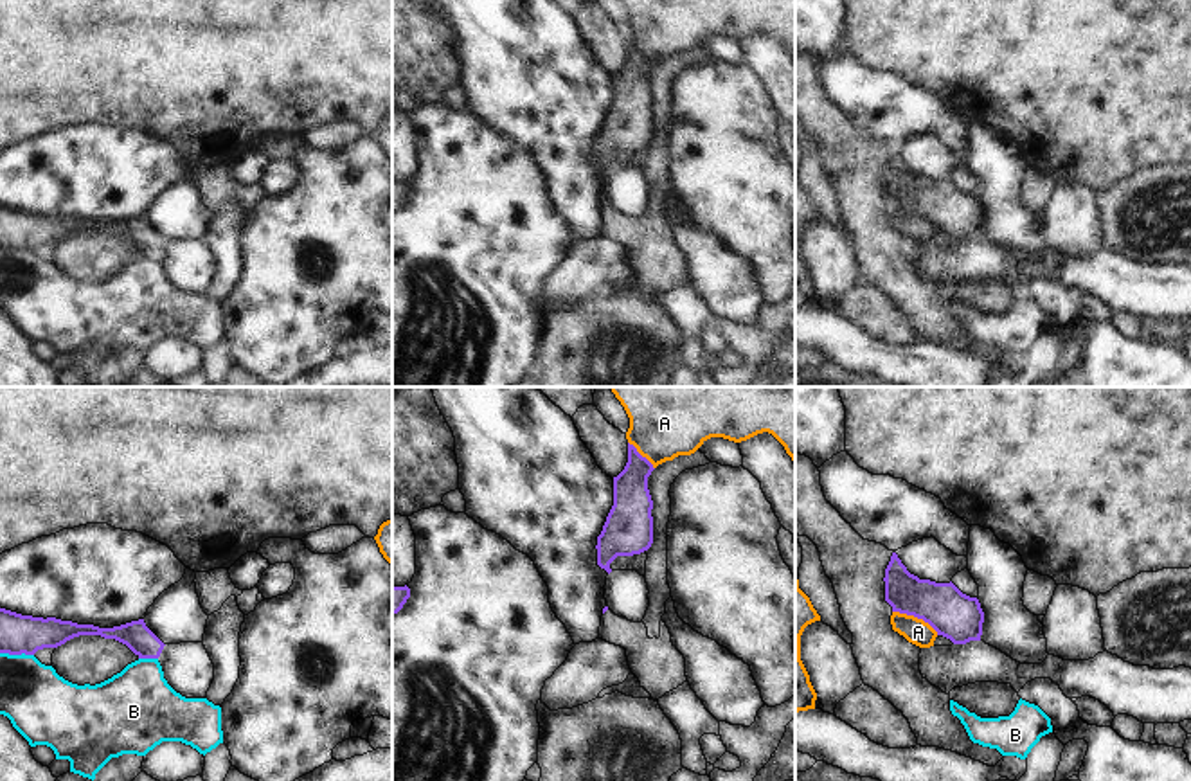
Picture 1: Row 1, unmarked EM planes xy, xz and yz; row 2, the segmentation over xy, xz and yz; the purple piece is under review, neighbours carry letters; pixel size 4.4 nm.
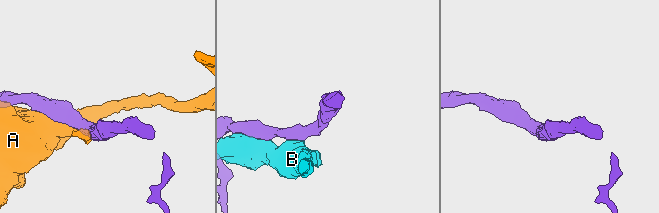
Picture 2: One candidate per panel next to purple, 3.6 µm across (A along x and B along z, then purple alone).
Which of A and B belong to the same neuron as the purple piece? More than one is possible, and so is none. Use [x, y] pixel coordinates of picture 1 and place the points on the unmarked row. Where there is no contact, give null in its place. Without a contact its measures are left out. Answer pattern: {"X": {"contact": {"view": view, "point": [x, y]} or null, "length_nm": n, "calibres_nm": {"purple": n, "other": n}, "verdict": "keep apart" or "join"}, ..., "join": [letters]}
{"A": {"contact": {"view": "yz", "point": [916, 213]}, "length_nm": 240, "calibres_nm": {"purple": 220, "other": 120}, "verdict": "keep apart"}, "B": {"contact": {"view": "xy", "point": [148, 254]}, "length_nm": 90, "calibres_nm": {"purple": 120, "other": 360}, "verdict": "keep apart"}, "join": []}

